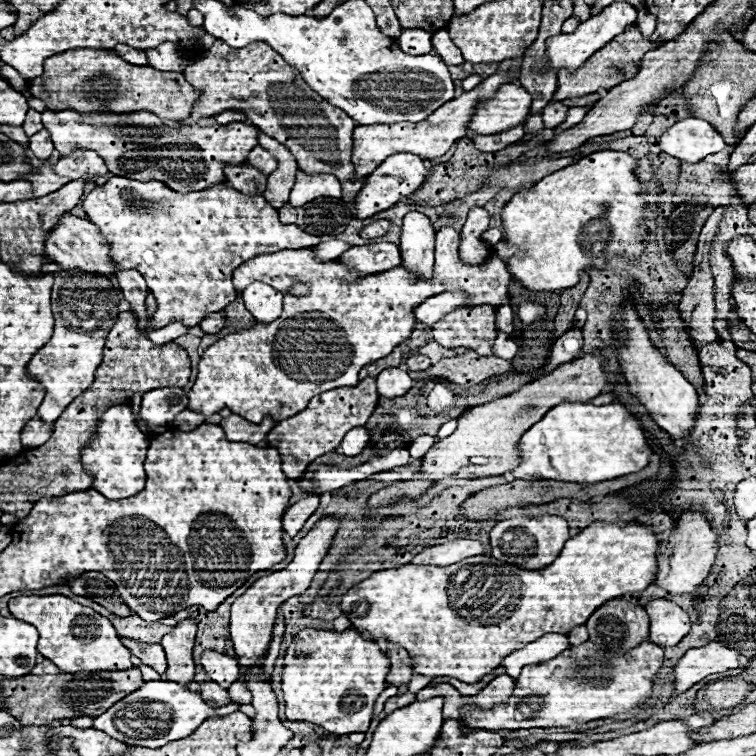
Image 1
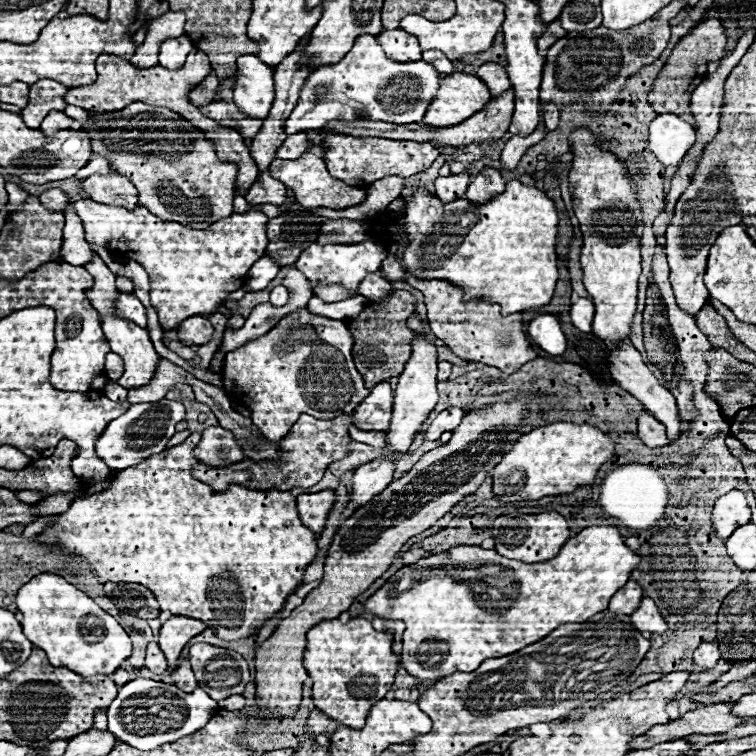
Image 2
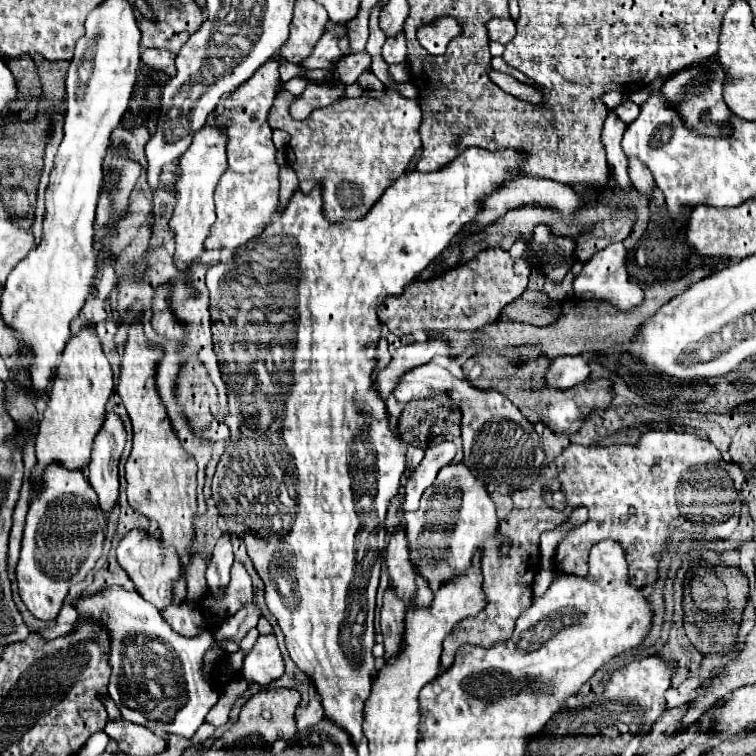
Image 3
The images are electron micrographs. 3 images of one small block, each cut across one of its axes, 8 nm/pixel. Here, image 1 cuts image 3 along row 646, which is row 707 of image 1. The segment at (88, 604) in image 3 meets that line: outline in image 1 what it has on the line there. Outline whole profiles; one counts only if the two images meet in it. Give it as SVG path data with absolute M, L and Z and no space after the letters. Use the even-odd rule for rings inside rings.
M148 680L142 684L142 688L130 692L130 696L122 698L118 704L108 708L102 716L94 718L94 728L106 732L108 736L114 736L116 740L128 746L160 748L172 740L182 740L190 736L208 716L224 716L238 709L239 706L233 703L214 710L206 706L206 702L200 698L198 692L192 692L190 688L178 682Z

